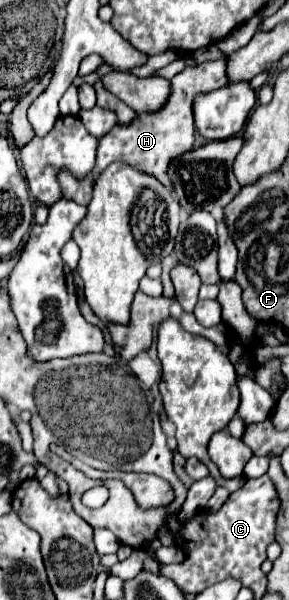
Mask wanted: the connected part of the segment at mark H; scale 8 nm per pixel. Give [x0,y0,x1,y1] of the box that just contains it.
[60,60,226,204]

